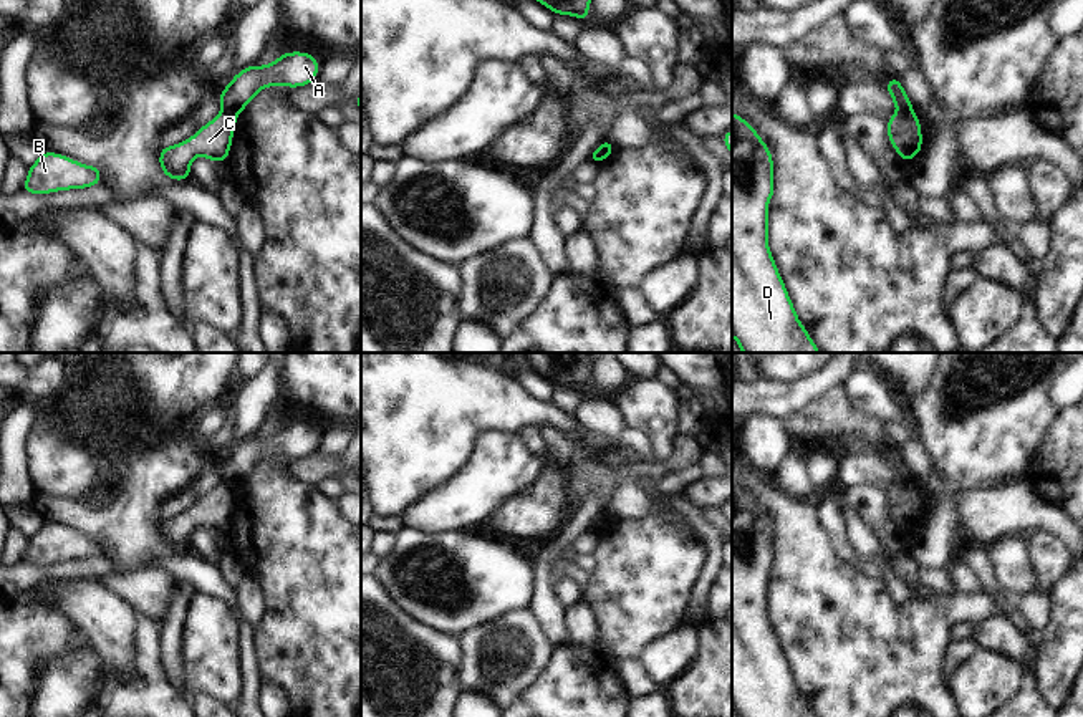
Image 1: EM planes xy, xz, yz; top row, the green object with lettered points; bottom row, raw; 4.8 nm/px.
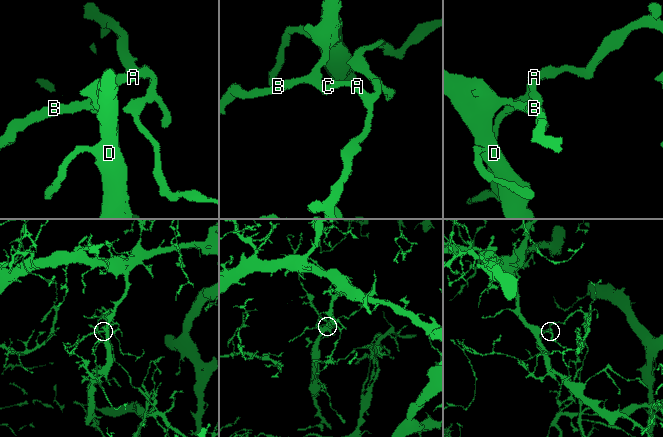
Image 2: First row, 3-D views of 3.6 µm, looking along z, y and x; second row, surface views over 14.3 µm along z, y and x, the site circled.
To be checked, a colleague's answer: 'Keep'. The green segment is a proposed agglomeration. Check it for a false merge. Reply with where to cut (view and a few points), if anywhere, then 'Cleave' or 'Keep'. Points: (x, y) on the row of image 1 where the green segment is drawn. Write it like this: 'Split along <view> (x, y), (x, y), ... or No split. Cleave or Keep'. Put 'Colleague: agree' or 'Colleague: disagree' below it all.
Split along xy (222, 110), (235, 116). Cleave
Colleague: disagree

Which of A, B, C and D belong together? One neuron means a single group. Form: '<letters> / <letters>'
A / B C D

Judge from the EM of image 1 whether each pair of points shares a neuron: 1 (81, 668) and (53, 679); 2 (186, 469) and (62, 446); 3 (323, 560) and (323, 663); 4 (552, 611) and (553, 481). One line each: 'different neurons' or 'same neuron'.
1: same neuron
2: different neurons
3: same neuron
4: different neurons

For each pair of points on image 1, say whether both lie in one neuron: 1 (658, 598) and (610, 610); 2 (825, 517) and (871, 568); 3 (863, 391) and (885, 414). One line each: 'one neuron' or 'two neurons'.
1: one neuron
2: one neuron
3: one neuron

